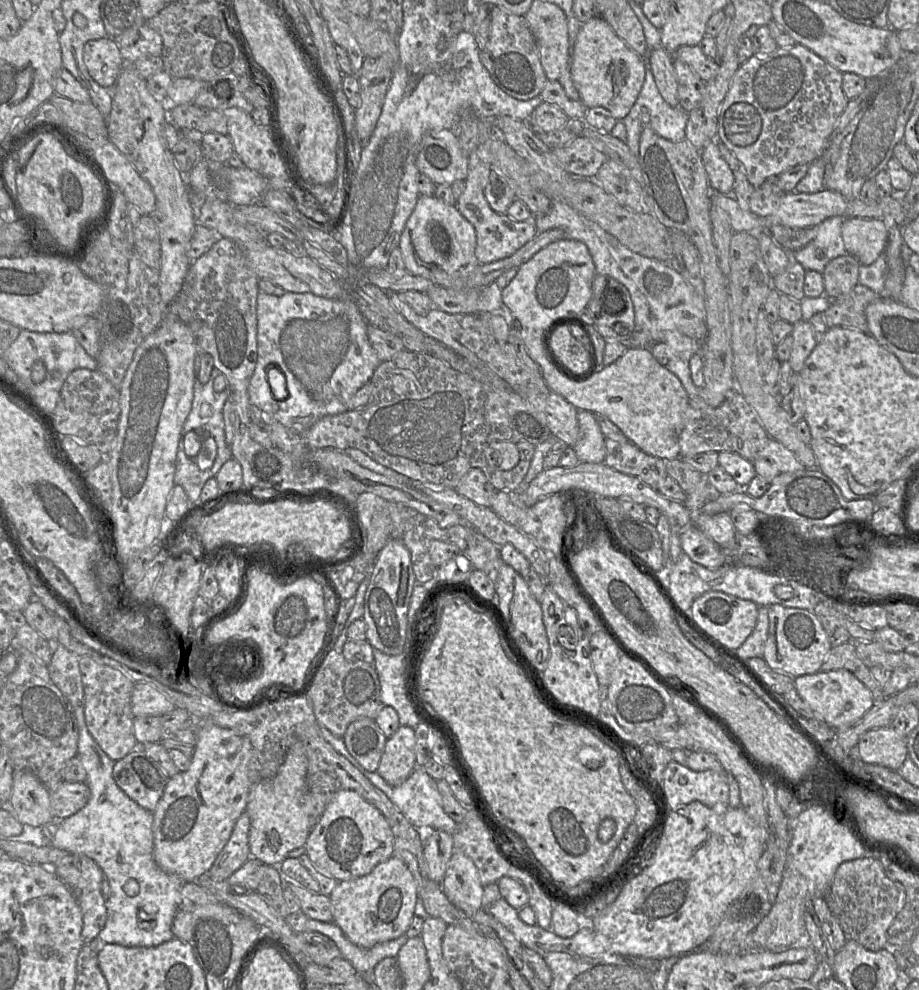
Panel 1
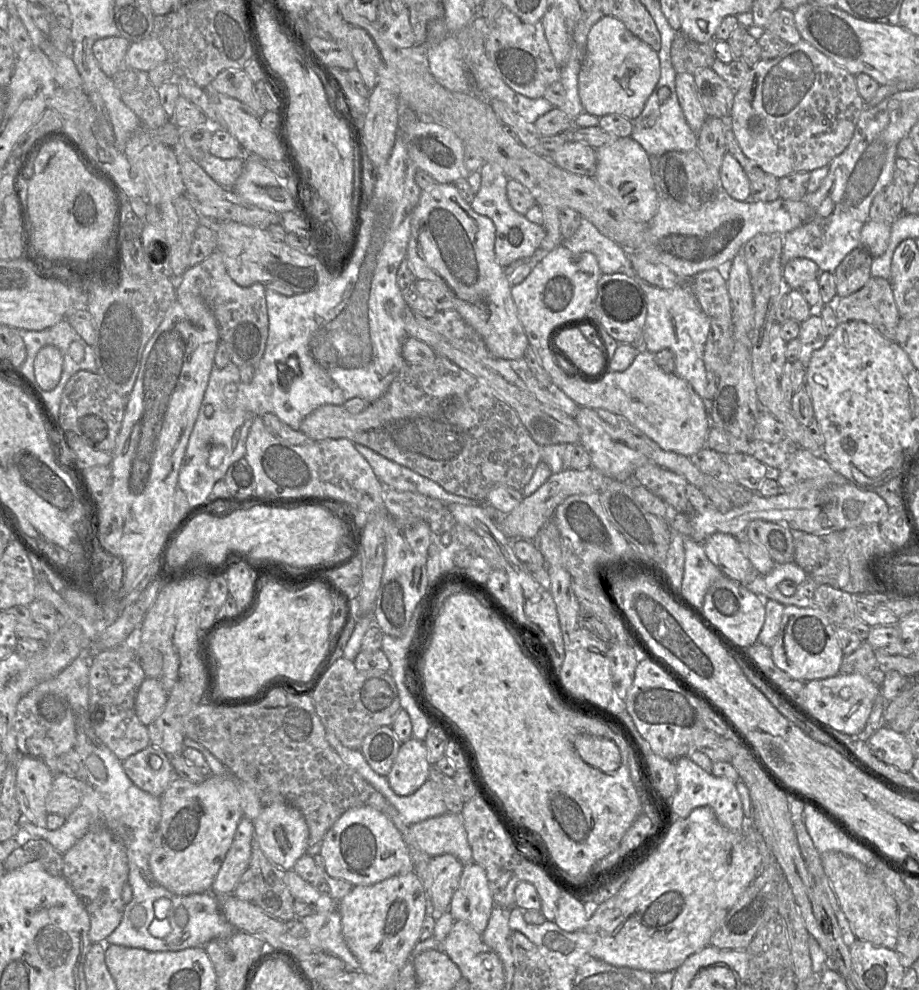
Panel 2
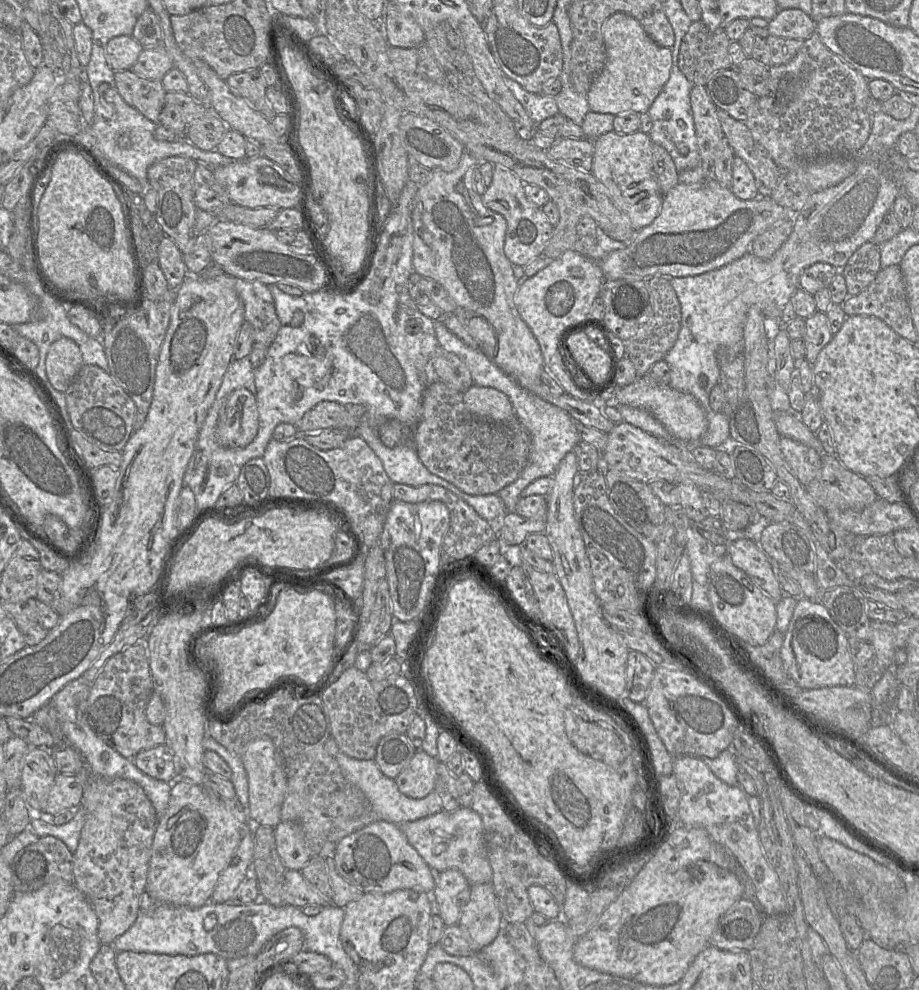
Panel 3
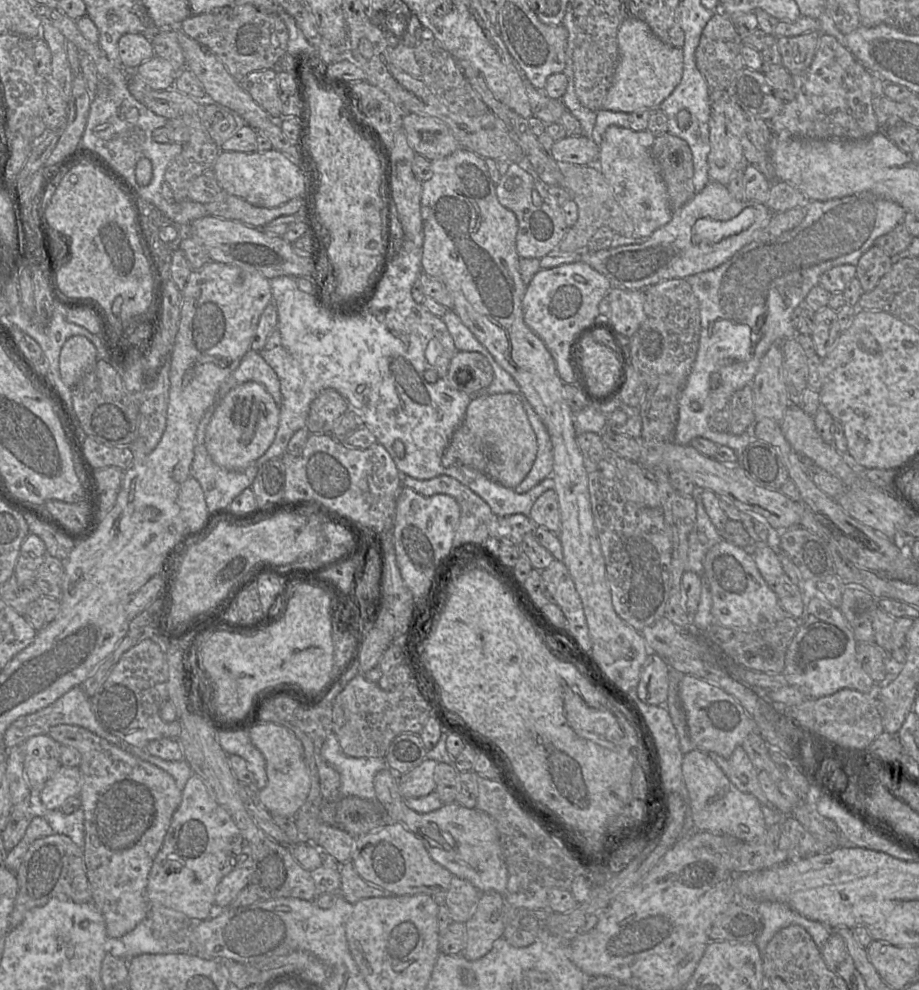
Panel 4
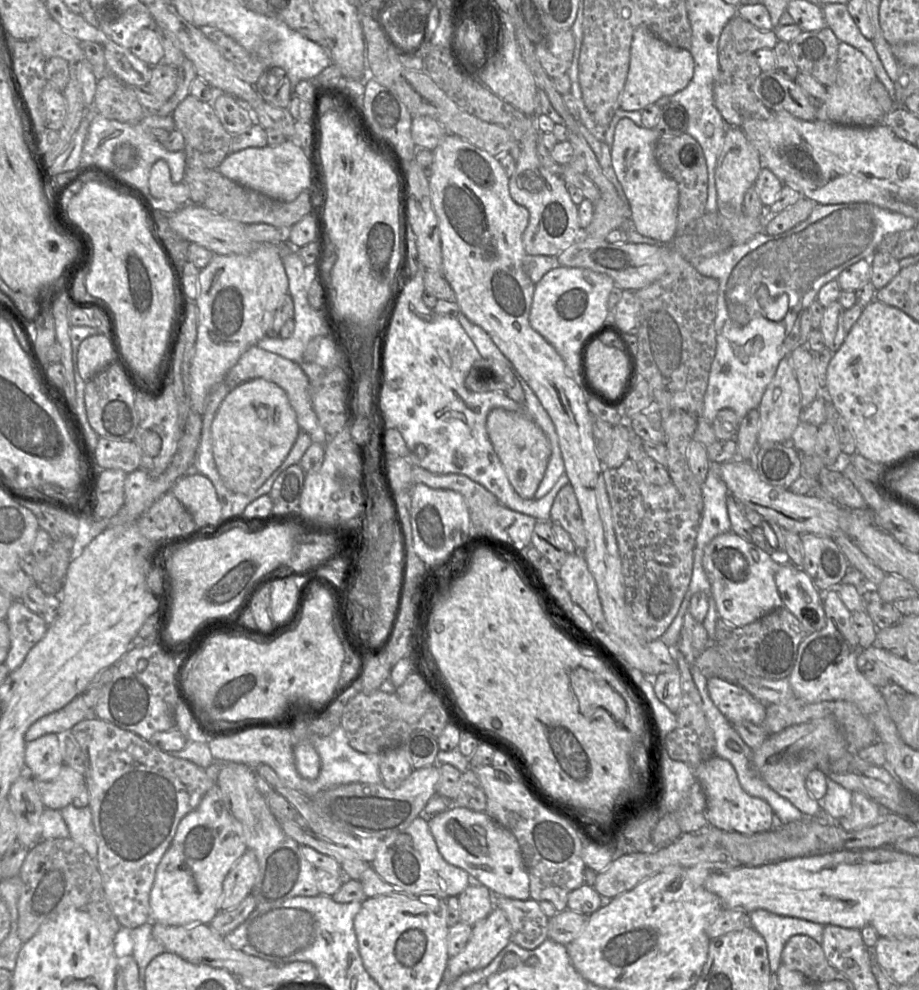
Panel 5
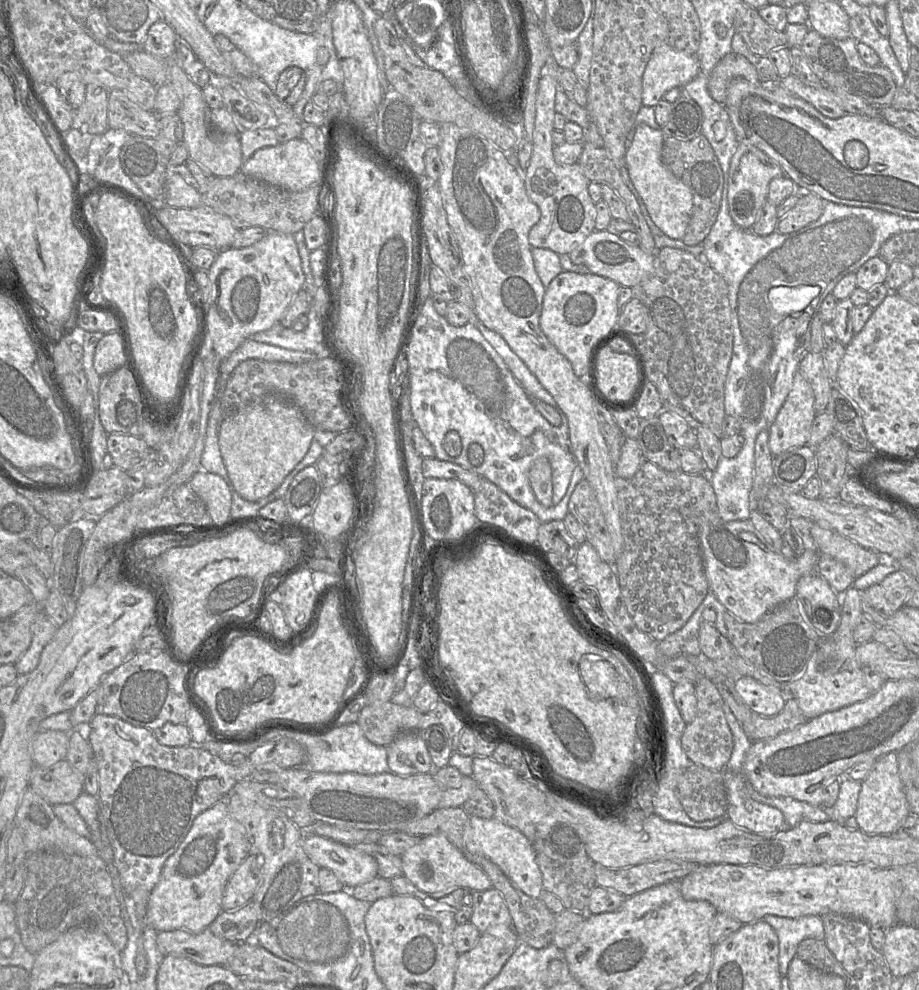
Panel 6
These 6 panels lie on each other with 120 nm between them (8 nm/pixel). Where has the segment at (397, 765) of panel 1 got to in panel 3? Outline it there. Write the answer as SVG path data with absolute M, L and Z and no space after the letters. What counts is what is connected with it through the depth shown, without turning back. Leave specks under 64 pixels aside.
M417 749L407 766L394 779L399 791L409 798L422 799L435 788L436 758Z

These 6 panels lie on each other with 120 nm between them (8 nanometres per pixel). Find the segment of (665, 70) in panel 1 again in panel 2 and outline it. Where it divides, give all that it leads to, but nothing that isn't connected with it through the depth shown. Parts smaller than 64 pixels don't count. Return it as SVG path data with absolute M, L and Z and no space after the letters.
M692 74L676 75L676 94L687 123L694 133L698 133L709 117L704 110Z

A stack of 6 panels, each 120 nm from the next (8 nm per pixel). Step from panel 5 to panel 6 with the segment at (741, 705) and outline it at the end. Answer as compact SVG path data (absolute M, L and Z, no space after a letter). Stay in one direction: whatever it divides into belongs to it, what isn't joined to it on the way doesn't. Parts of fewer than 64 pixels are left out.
M751 677L737 679L735 690L742 702L757 715L775 716L782 711L786 703L780 687L764 685Z

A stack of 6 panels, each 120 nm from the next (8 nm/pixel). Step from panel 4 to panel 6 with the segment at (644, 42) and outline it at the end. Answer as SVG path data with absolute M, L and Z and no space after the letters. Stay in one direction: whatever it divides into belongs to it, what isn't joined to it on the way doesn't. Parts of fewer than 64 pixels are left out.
M668 45L656 47L642 76L643 106L655 107L667 91L684 87L698 73L696 54L678 51Z

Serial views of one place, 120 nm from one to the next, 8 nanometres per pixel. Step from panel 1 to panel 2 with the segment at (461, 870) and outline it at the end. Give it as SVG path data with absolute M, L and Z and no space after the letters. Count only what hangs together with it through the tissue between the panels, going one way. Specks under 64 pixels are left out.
M473 861L465 864L448 912L455 921L466 922L482 935L493 907L494 902L484 868Z

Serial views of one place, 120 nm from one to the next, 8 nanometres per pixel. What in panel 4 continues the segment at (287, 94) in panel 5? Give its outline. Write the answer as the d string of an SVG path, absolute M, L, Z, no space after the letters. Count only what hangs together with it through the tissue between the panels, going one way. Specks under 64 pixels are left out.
M276 69L252 72L239 81L239 84L272 119L283 118Z

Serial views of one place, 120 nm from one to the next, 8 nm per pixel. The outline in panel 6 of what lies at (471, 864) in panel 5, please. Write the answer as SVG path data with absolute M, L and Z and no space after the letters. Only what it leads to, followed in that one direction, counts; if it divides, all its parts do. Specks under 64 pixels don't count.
M470 816L469 822L463 830L463 852L485 856L496 864L523 893L532 898L540 898L543 891L542 874L531 843L517 829L507 826L495 818L483 819Z

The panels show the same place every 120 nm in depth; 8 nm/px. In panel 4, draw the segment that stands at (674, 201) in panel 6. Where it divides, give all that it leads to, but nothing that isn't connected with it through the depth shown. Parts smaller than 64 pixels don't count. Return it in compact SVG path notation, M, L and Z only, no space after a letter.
M612 125L607 128L599 145L599 171L610 185L613 195L634 226L632 237L648 238L658 228L666 225L672 218L667 187L661 171L652 155L655 137L648 130L634 131Z

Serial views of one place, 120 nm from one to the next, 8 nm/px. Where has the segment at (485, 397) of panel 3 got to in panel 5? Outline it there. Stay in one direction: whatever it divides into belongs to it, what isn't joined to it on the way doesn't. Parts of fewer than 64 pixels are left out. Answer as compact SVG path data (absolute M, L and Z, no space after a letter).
M501 408L490 411L486 420L486 429L515 492L524 499L533 499L550 457L550 445L543 431L528 415Z

